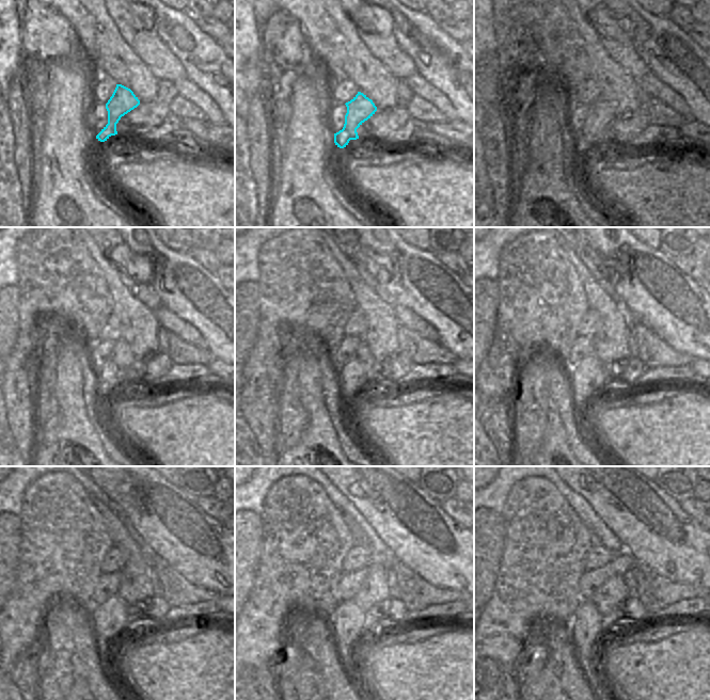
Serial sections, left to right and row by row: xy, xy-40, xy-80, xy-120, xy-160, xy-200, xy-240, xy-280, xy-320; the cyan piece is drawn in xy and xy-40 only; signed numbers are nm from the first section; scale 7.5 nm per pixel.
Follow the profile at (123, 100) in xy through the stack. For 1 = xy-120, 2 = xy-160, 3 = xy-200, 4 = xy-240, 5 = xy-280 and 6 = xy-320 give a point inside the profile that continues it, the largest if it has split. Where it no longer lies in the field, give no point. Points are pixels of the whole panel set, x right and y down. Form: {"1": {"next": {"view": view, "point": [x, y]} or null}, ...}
{"1": {"next": {"view": "xy-120", "point": [112, 374]}}, "2": {"next": {"view": "xy-160", "point": [353, 376]}}, "3": {"next": {"view": "xy-200", "point": [588, 376]}}, "4": {"next": {"view": "xy-240", "point": [109, 619]}}, "5": {"next": {"view": "xy-280", "point": [347, 621]}}, "6": {"next": {"view": "xy-320", "point": [585, 627]}}}

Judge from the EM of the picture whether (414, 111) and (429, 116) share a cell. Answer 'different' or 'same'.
same

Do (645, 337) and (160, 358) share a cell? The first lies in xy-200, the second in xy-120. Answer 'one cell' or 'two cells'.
two cells

